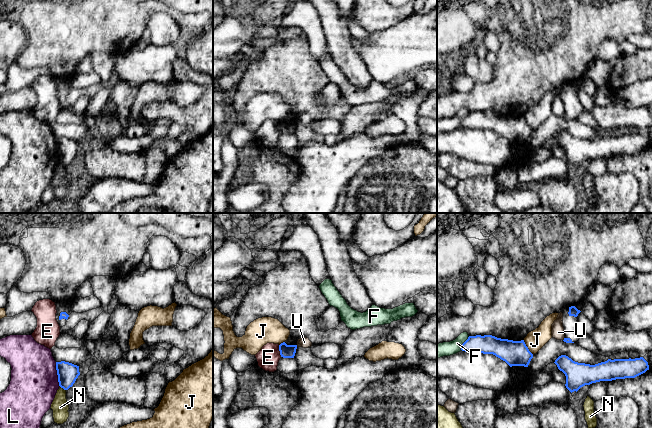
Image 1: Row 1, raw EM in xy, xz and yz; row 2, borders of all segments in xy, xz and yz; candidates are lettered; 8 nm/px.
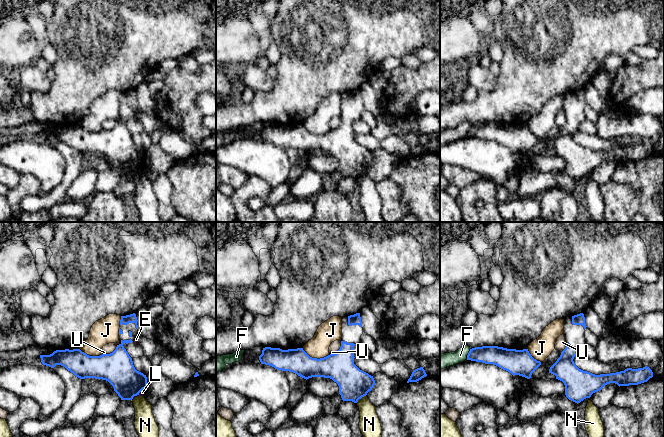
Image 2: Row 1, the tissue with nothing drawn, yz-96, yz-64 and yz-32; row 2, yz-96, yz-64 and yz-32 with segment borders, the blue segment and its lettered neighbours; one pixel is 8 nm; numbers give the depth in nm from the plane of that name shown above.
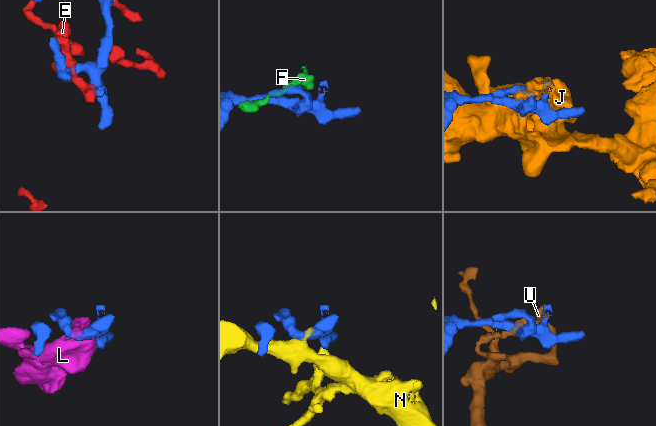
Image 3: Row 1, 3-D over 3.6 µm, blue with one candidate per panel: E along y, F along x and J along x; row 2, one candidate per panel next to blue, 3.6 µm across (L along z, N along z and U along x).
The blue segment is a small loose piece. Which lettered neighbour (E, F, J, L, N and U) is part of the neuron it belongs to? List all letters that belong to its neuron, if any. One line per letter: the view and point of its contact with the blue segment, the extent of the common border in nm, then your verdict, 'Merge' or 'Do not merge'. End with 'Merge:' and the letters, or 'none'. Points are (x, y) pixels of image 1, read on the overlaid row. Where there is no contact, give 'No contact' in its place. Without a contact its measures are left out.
E: Touches blue at xz (279, 350). Shared border 100 nm. Do not merge
F: Touches blue at yz (463, 343). Shared border 140 nm. Do not merge
J: Touches blue at yz (527, 347). Shared border 150 nm. Do not merge
L: Touches blue at xy (57, 374). Shared border 200 nm. Do not merge
N: Touches blue at xy (63, 388). Shared border 60 nm. Do not merge
U: Touches blue at yz (564, 339). Shared border 30 nm. Do not merge
Merge: none

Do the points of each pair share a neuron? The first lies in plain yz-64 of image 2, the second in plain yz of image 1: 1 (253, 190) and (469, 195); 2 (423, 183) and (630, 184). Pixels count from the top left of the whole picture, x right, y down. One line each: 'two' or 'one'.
1: one
2: two

